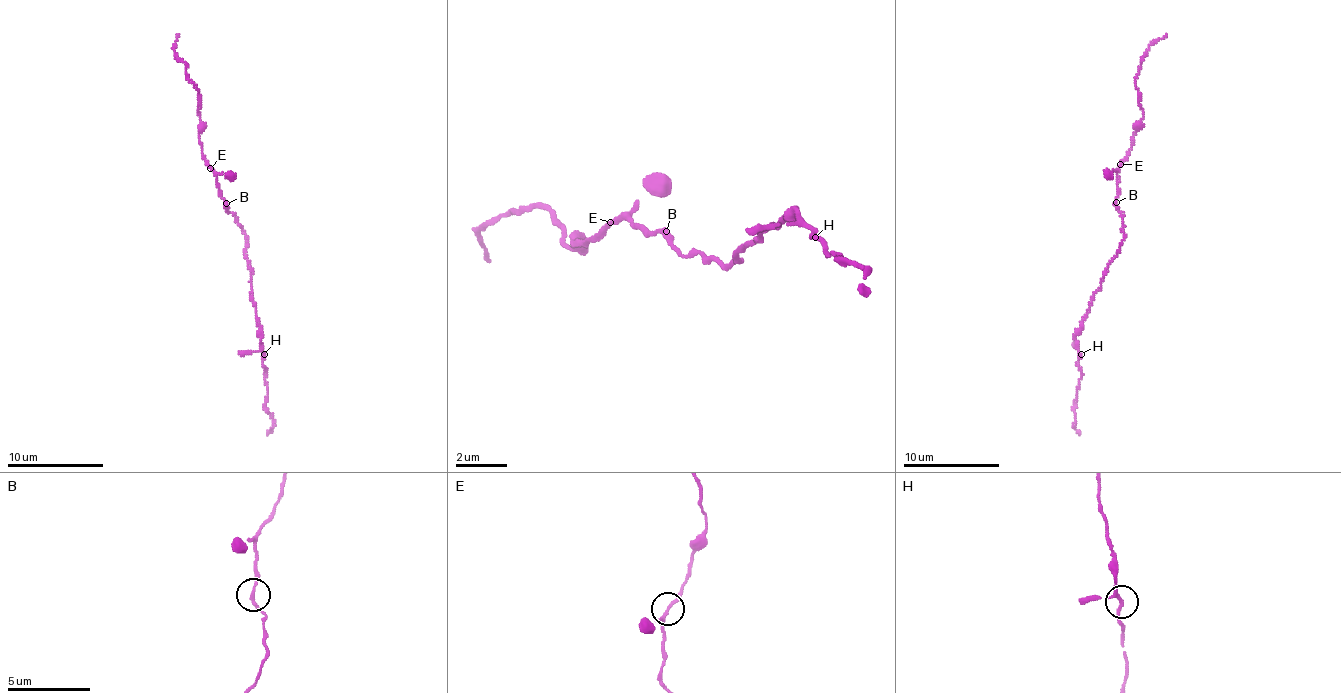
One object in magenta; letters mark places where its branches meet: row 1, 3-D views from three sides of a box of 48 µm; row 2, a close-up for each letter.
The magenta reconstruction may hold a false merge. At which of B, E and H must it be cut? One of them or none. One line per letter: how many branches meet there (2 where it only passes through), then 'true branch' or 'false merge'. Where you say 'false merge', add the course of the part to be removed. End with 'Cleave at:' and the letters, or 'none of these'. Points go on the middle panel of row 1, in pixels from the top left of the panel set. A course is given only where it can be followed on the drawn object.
B: 2 | true branch
E: 3 | true branch
H: 3 | true branch
Cleave at: none of these

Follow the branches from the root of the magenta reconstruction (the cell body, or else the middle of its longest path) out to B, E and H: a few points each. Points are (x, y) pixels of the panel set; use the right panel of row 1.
B: (1123, 229), (1124, 215), (1116, 202)
E: (1123, 229), (1124, 215), (1116, 204), (1117, 170), (1121, 163)
H: (1123, 229), (1119, 252), (1107, 266), (1083, 329), (1076, 336), (1076, 348), (1081, 354)

